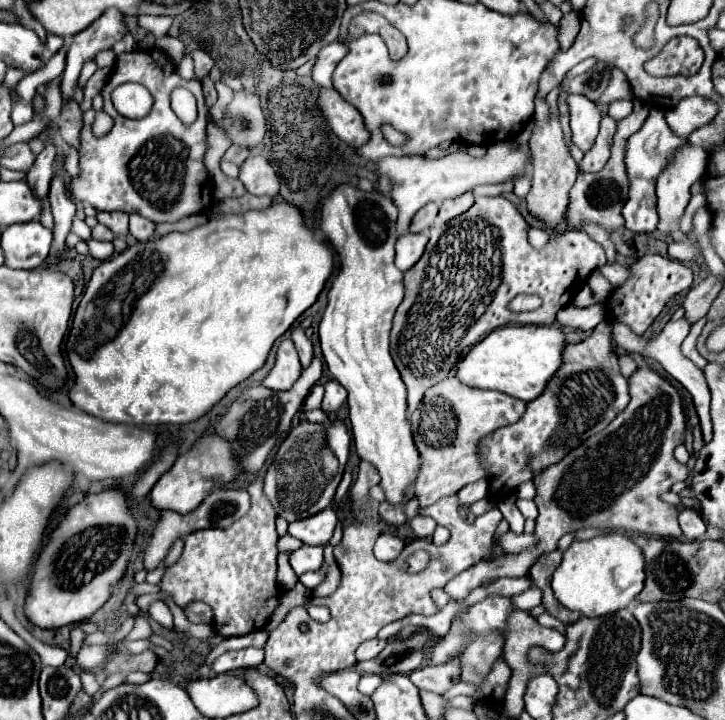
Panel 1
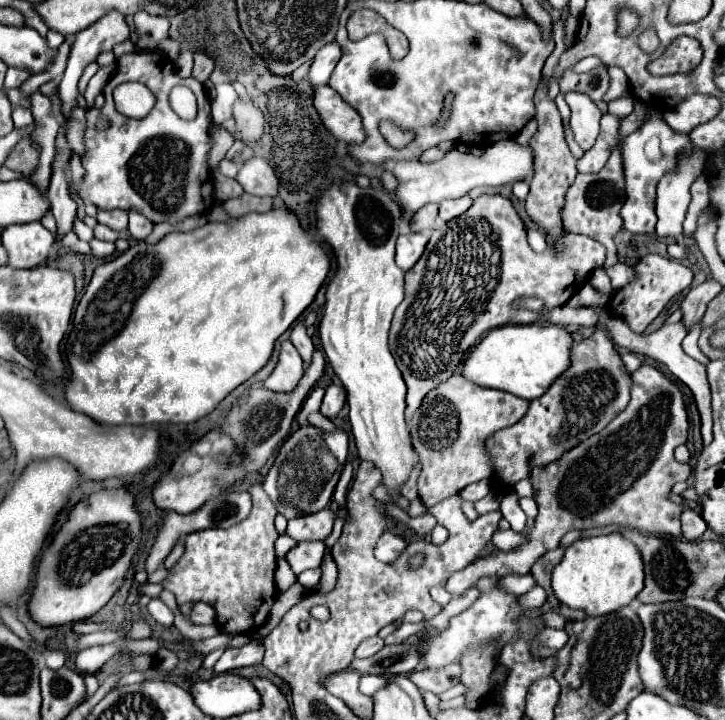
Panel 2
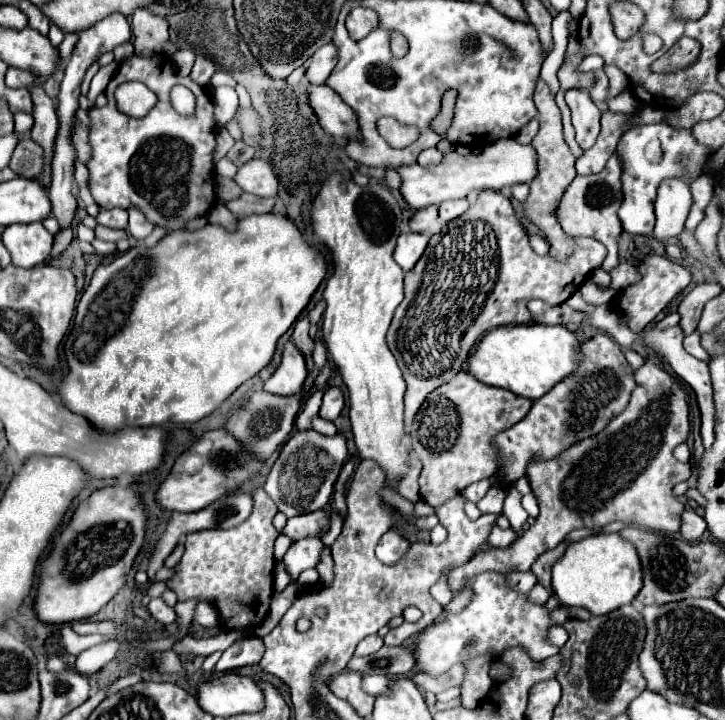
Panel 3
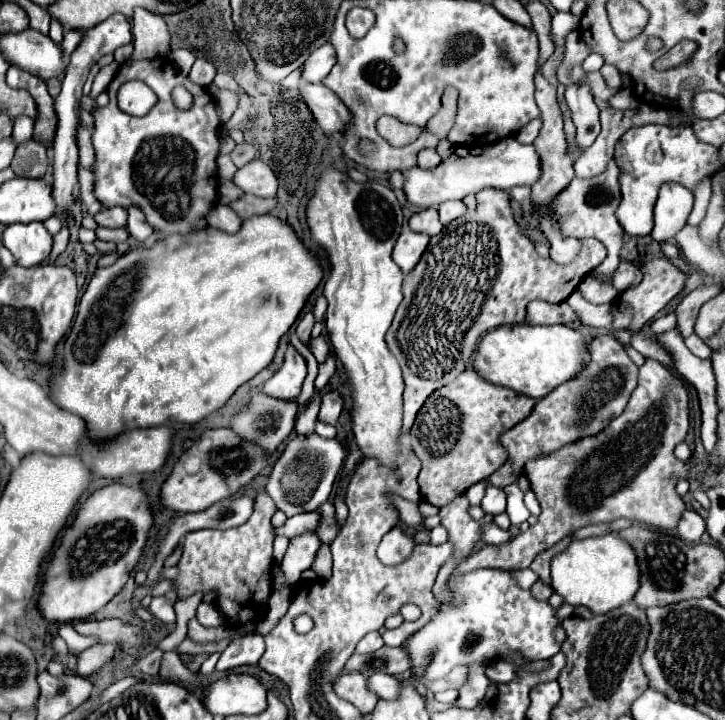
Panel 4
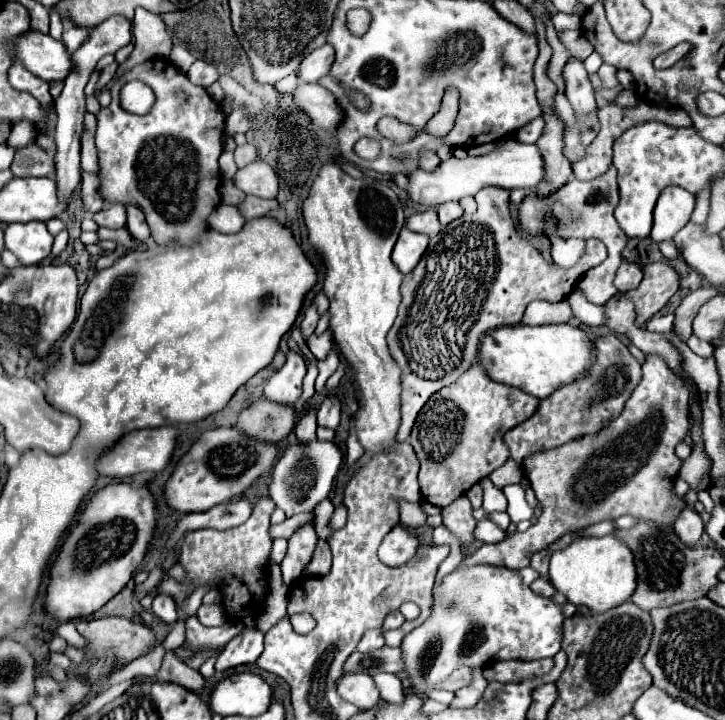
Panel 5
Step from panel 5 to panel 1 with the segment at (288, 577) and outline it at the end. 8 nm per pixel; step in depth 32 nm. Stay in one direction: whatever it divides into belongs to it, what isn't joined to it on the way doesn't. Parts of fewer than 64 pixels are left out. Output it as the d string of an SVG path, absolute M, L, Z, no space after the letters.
M308 546L294 550L290 554L290 566L296 572L296 576L302 576L304 572L316 572L324 564L324 546Z

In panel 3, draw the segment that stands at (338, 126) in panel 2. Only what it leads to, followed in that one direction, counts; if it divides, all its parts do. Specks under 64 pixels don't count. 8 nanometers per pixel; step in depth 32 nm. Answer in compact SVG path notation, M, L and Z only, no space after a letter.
M326 84L308 86L308 96L314 112L318 114L320 126L334 138L342 140L358 140L360 142L360 126L356 112L344 104L344 100L332 92Z

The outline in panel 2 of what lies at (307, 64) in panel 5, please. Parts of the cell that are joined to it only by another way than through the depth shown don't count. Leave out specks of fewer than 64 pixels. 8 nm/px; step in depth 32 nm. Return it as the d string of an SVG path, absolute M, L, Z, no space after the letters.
M336 42L322 46L318 50L312 66L310 66L310 80L312 80L312 84L326 86L328 80L330 80L330 74L334 70L334 66L340 60L340 56L342 56L342 48Z

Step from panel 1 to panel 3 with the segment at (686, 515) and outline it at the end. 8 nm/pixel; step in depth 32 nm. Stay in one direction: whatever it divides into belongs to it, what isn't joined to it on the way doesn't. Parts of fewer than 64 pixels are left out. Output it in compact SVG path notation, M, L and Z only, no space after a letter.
M686 506L682 514L682 526L680 526L680 536L688 542L696 542L704 534L704 518L696 514L690 506Z

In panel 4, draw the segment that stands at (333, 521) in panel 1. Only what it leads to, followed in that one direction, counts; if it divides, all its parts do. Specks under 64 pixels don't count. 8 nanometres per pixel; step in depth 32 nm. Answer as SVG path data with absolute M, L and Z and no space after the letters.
M320 512L296 514L296 516L288 518L286 524L276 530L276 534L292 538L292 536L300 536L300 532L316 532L318 524L320 524Z

